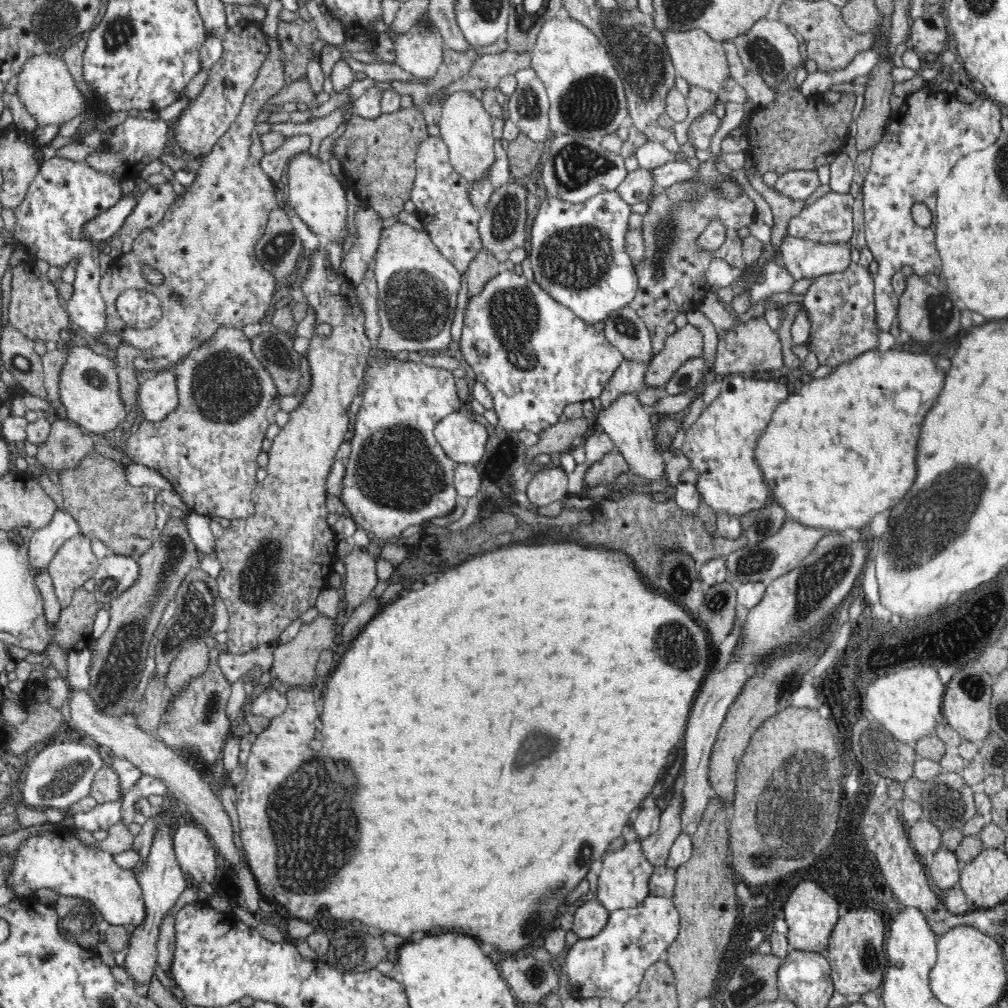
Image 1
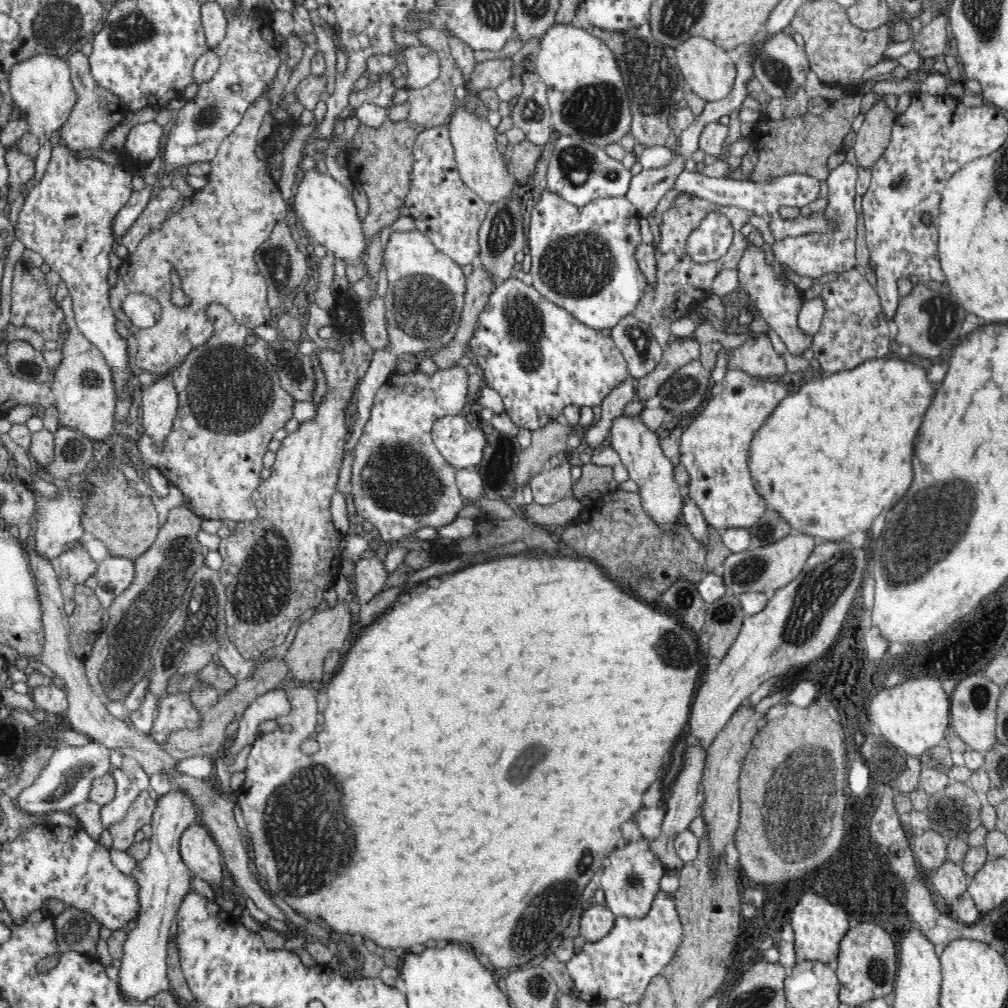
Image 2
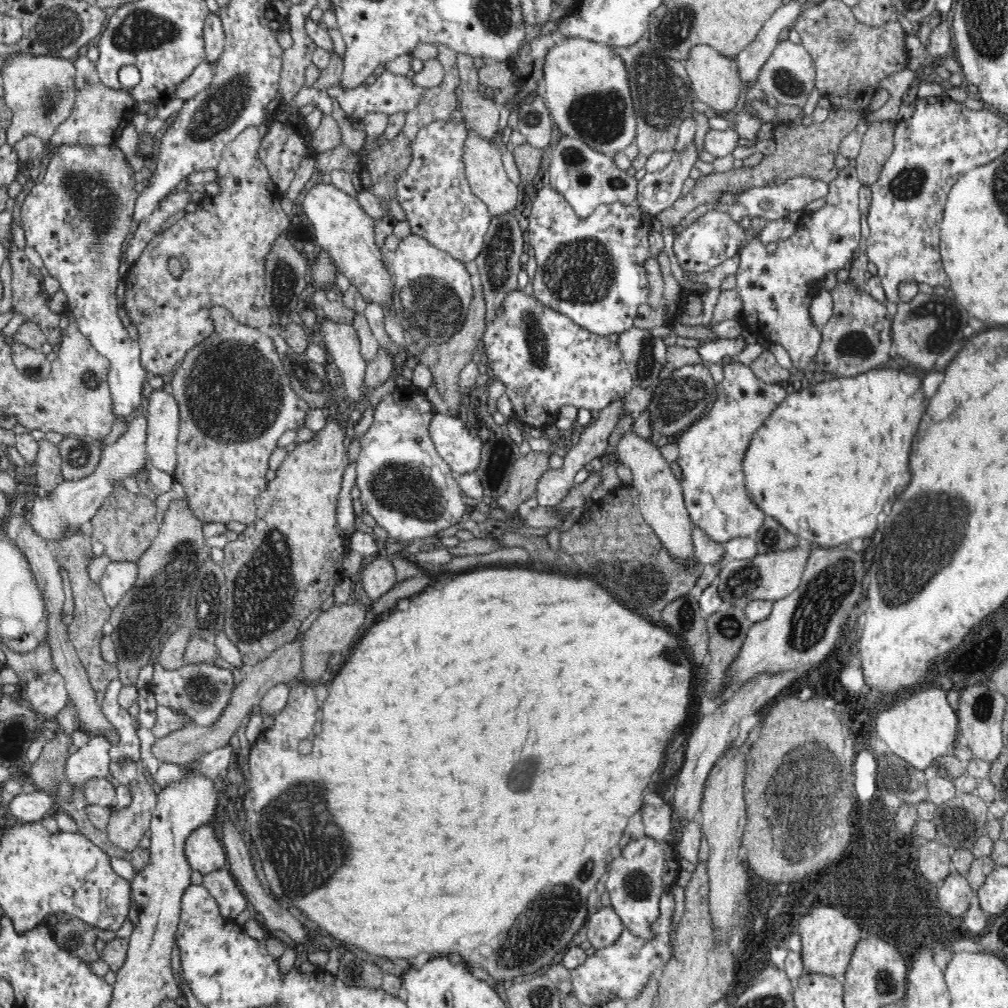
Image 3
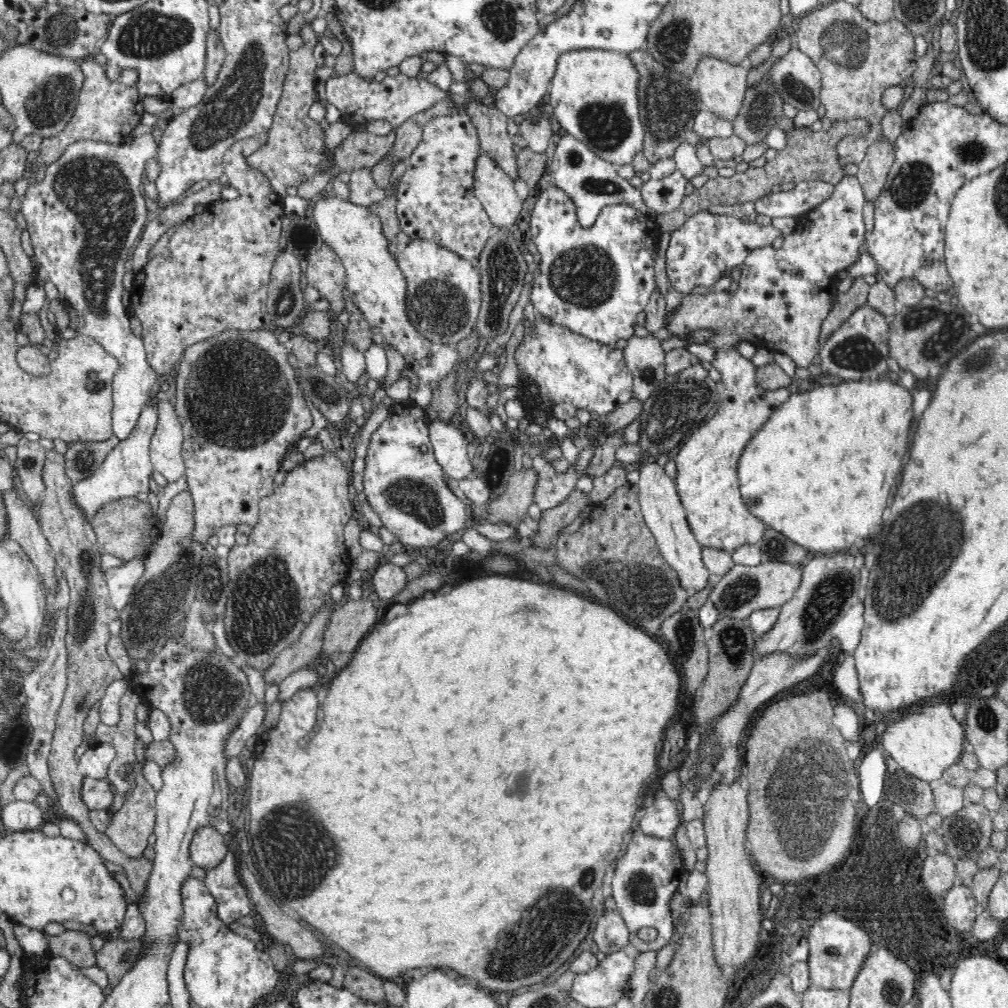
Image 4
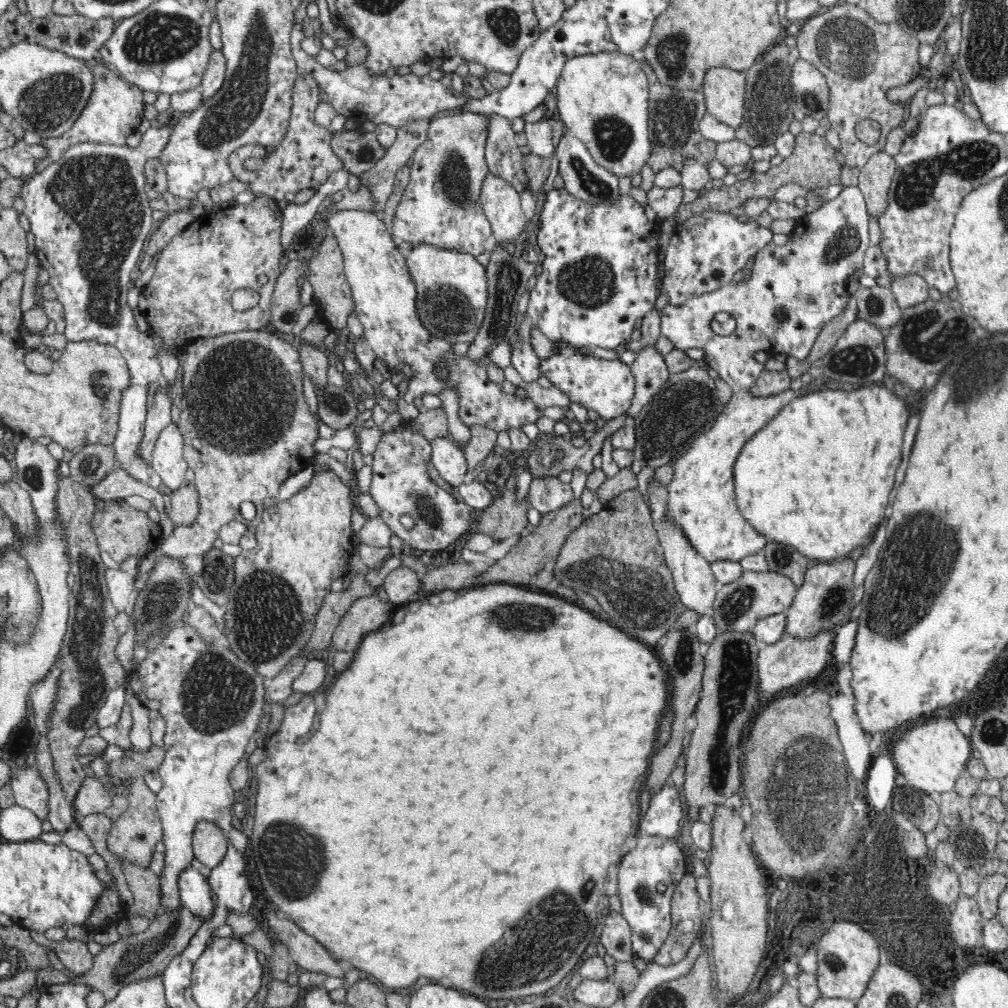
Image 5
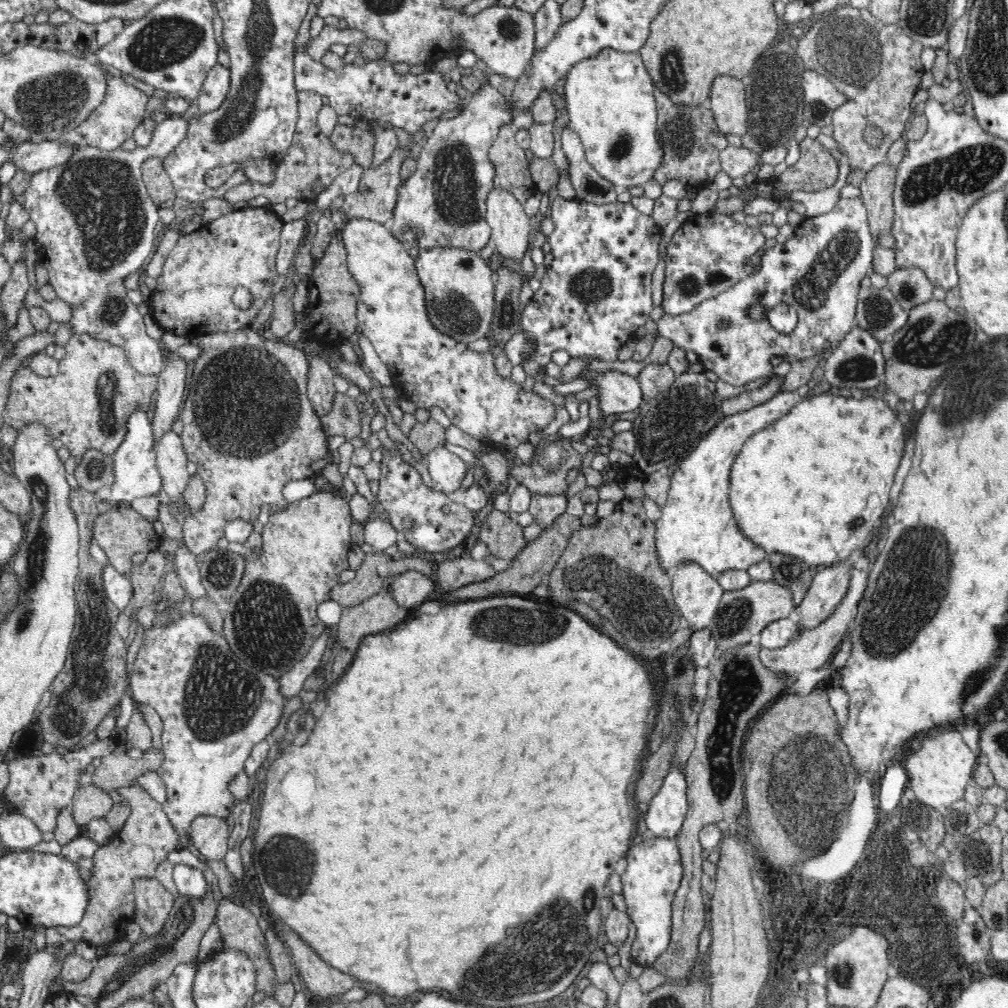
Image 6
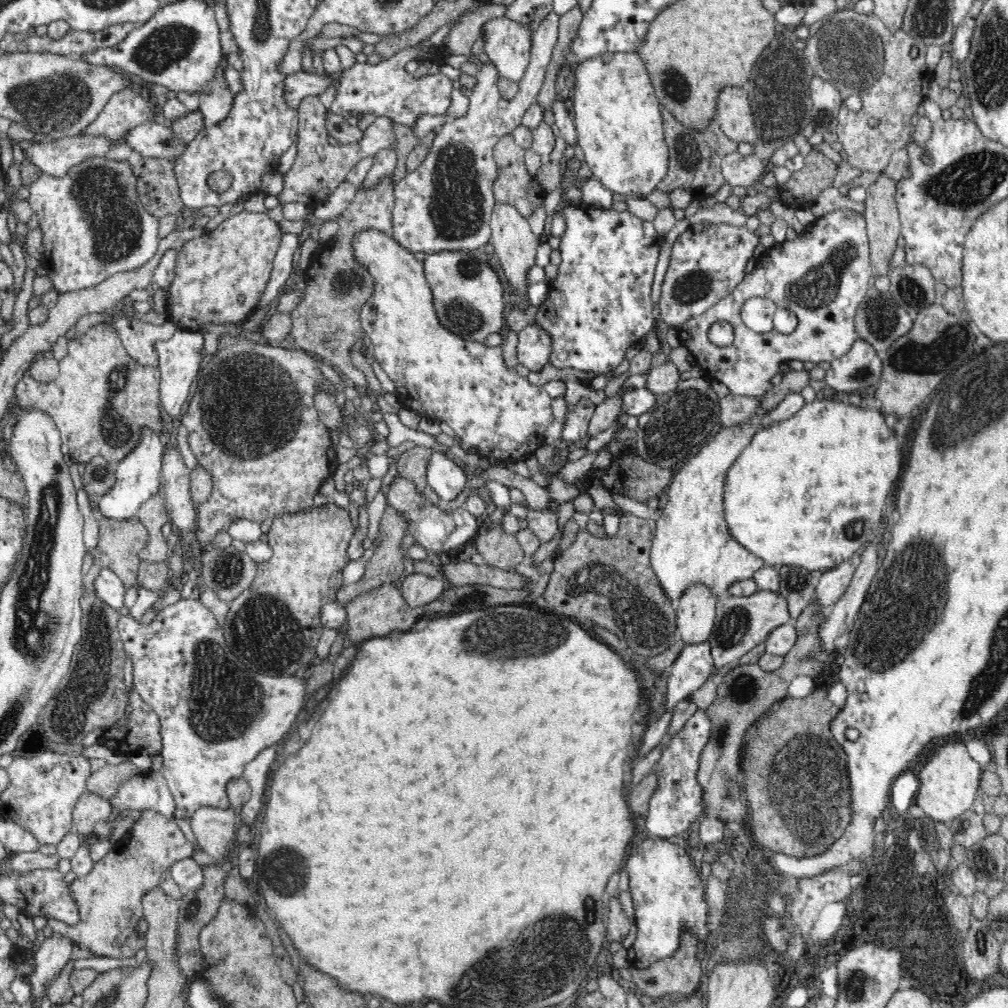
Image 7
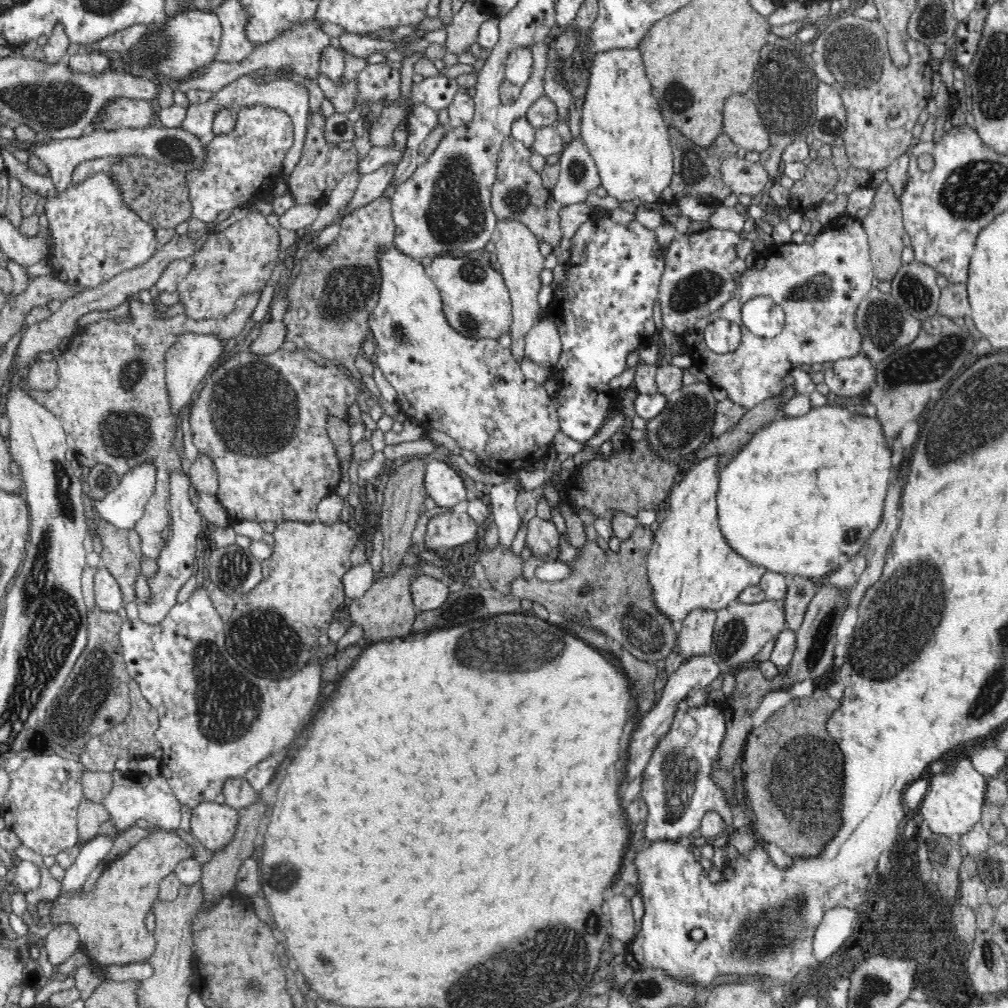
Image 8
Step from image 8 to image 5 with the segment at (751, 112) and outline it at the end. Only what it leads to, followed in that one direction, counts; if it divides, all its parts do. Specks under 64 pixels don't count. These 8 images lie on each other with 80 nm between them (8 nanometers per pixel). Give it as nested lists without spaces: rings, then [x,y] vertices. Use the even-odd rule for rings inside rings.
[[[710,66],[704,72],[702,93],[706,99],[706,110],[716,117],[716,120],[738,129],[742,124],[746,94],[746,70],[732,70],[726,66]]]

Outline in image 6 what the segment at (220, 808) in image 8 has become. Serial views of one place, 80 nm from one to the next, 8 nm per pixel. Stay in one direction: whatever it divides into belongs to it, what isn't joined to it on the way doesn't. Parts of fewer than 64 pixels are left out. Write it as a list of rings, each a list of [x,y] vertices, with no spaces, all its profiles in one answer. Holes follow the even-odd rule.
[[[198,817],[190,826],[190,836],[203,857],[220,861],[225,858],[228,849],[230,830],[229,819]]]

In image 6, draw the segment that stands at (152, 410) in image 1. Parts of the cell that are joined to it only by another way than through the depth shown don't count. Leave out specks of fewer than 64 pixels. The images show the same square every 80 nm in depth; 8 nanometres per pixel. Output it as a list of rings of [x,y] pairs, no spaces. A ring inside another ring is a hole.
[[[166,432],[156,444],[156,466],[162,478],[161,495],[168,502],[170,511],[175,515],[174,498],[182,495],[191,478],[186,469],[186,453],[181,438],[172,432]]]

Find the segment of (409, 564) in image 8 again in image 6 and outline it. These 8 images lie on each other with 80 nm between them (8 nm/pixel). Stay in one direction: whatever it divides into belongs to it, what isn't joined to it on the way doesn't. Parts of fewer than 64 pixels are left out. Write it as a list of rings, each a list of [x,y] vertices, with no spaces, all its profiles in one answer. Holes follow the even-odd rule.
[[[384,587],[360,604],[344,607],[334,636],[343,648],[355,652],[366,635],[388,631],[406,618],[406,608],[396,603],[389,588]]]

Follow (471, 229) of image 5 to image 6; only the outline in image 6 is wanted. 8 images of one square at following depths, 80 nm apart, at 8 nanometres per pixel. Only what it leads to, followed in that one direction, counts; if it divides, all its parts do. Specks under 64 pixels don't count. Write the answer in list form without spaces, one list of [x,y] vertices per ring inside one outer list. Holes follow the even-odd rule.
[[[489,81],[480,85],[472,98],[467,101],[462,112],[447,115],[438,121],[433,133],[422,144],[422,152],[417,159],[416,170],[399,186],[397,201],[393,210],[394,224],[392,234],[408,249],[442,247],[443,249],[464,249],[480,251],[491,238],[491,226],[485,217],[487,190],[494,184],[496,169],[490,157],[489,149],[498,138],[498,132],[504,124],[512,124],[514,117],[502,112],[499,99],[502,94]]]

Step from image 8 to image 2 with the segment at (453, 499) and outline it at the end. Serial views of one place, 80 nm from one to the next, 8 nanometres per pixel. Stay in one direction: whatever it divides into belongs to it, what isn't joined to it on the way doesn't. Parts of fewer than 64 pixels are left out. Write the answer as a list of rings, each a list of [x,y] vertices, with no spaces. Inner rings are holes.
[[[467,414],[440,417],[432,425],[434,444],[457,470],[476,466],[486,446],[485,427],[474,424]]]

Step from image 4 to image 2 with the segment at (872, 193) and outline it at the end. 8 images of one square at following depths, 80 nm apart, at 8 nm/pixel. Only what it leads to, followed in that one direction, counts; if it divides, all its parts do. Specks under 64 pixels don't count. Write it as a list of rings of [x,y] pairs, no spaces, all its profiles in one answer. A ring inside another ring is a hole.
[[[885,95],[866,114],[863,115],[863,123],[857,131],[855,144],[855,156],[857,164],[872,170],[874,162],[883,154],[890,140],[891,124],[896,114],[885,103]]]

